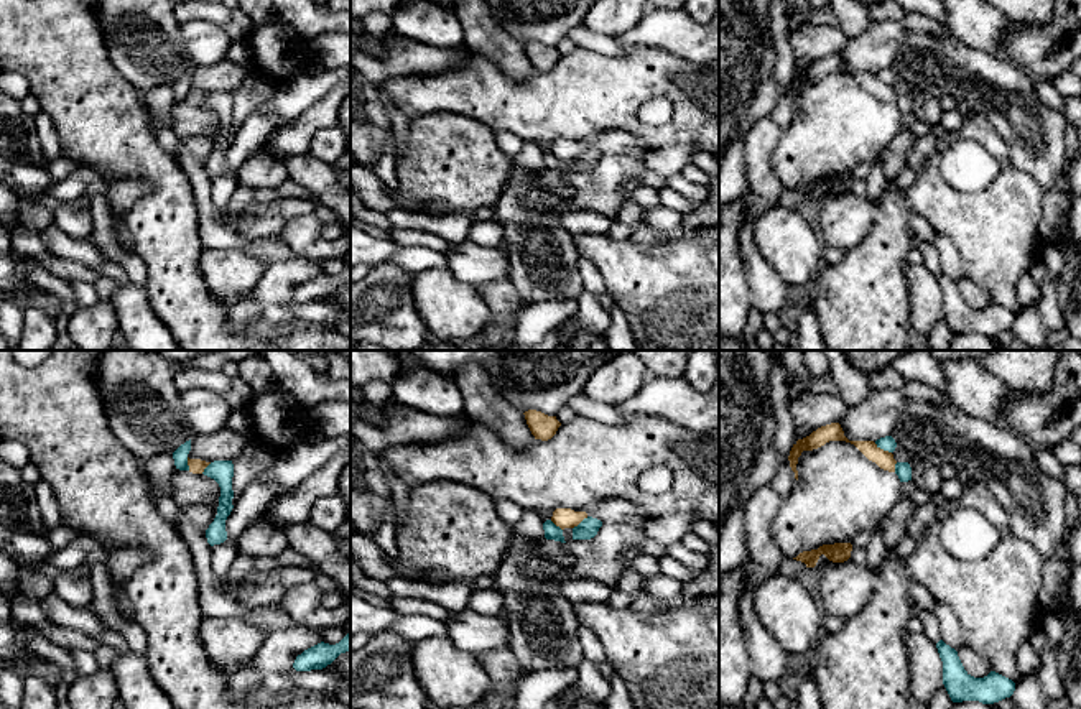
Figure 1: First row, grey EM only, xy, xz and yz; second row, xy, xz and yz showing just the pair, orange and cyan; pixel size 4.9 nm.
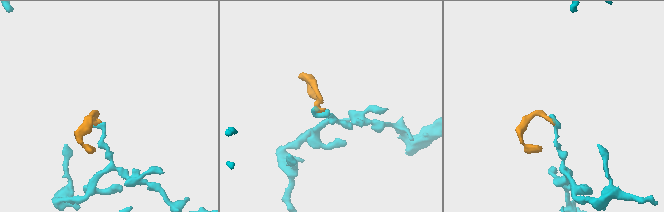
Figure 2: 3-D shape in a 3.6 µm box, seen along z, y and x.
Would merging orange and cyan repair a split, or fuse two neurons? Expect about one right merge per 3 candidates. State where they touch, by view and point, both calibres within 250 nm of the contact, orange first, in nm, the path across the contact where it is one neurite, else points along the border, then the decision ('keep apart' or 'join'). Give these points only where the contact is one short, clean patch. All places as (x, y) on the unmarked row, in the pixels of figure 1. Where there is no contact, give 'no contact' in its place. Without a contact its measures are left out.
yz (882, 81) | 90/70 nm | along yz (874, 74), (890, 84) | keep apart

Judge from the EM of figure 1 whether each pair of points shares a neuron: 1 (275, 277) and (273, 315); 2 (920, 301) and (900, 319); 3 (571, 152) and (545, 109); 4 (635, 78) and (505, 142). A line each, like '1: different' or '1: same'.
1: different
2: different
3: different
4: different

